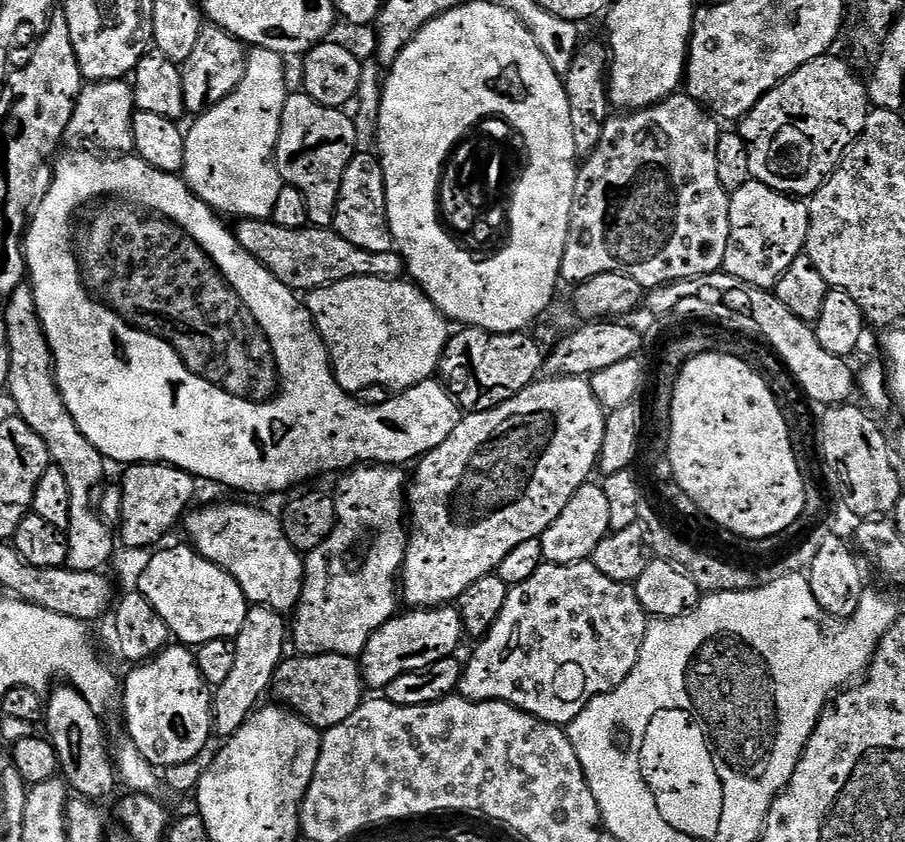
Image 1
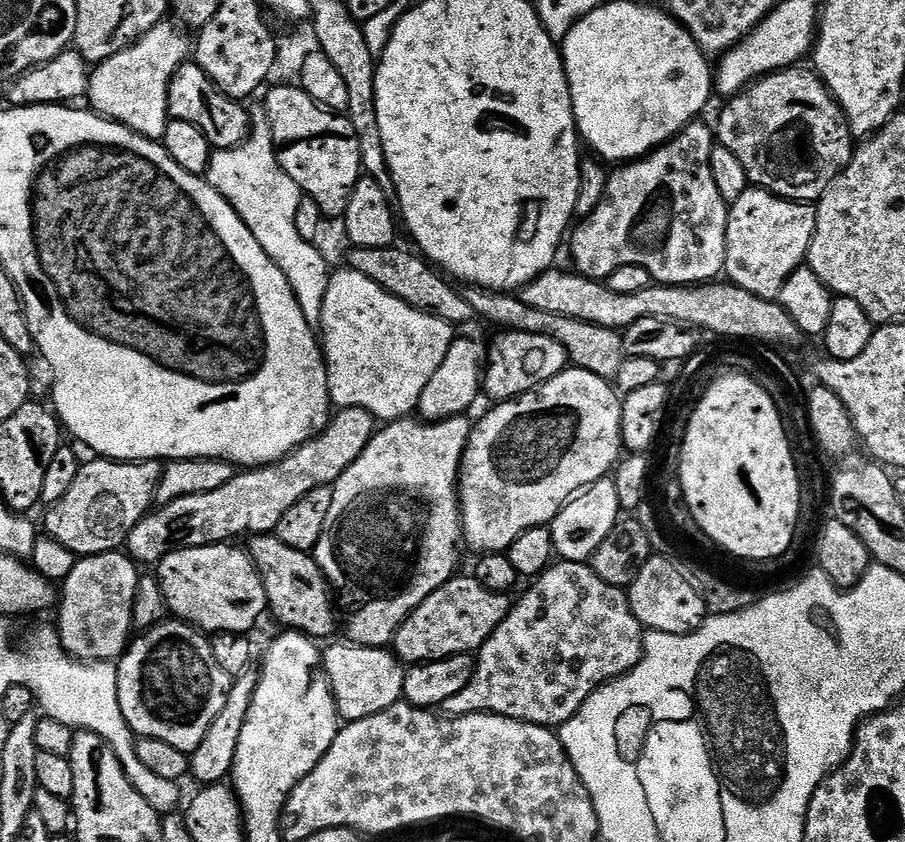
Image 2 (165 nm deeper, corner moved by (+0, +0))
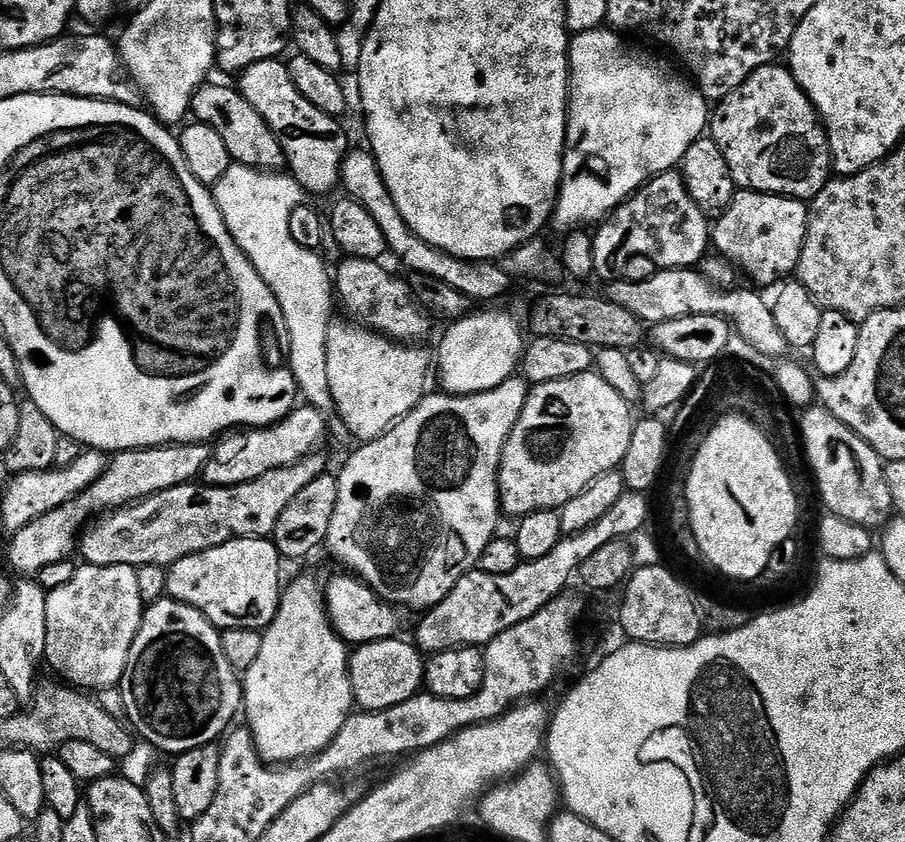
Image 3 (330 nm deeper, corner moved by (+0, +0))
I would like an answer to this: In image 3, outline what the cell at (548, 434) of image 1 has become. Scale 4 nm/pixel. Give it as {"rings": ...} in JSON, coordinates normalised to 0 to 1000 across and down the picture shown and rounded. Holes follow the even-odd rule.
{"rings":[[[657,441],[644,442],[634,449],[602,451],[593,455],[585,464],[581,473],[581,482],[577,487],[577,492],[559,525],[557,538],[555,539],[555,549],[552,550],[552,601],[556,612],[558,614],[567,613],[567,615],[573,615],[576,613],[585,613],[588,608],[598,608],[604,603],[618,606],[623,602],[625,596],[630,596],[630,591],[643,587],[643,582],[648,582],[648,577],[652,577],[652,572],[656,572],[656,568],[661,568],[671,561],[682,559],[685,550],[692,544],[692,534],[696,531],[701,502],[698,489],[701,489],[699,481],[695,480],[692,473],[687,473],[687,468],[683,468],[683,463],[678,463],[678,458],[674,458],[674,454],[666,451]]]}

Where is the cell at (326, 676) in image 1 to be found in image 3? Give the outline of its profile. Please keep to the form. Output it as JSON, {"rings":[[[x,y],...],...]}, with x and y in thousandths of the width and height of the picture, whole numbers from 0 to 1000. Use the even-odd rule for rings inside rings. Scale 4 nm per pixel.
{"rings":[[[442,759],[399,765],[388,776],[385,799],[389,810],[389,830],[394,842],[421,846],[457,829],[469,817],[470,776],[465,774],[459,764],[451,761],[450,765]]]}

